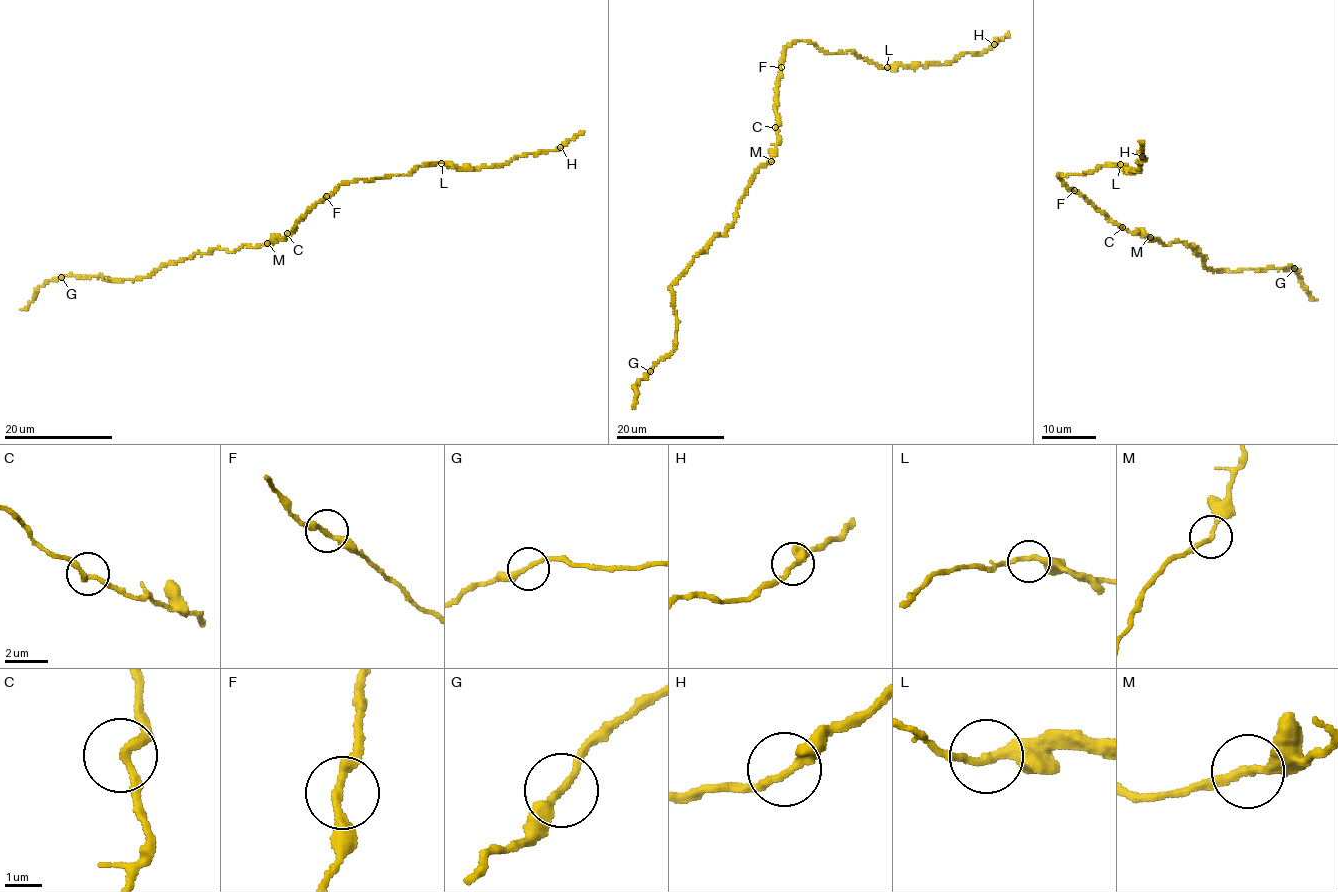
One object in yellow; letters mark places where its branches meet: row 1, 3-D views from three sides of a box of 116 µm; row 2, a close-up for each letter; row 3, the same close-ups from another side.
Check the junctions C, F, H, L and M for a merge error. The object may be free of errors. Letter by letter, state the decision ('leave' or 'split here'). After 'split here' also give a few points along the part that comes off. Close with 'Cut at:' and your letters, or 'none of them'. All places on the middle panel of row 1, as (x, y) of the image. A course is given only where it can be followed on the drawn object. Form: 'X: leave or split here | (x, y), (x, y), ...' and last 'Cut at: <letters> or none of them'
C: leave
F: leave
H: leave
L: leave
M: leave
Cut at: none of them

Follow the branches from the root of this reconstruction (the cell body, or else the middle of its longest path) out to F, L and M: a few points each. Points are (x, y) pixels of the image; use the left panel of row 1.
F: (288, 235), (305, 213), (326, 196)
L: (288, 235), (311, 208), (342, 184), (412, 174), (420, 165), (441, 163)
M: (288, 235), (284, 239), (268, 243)

